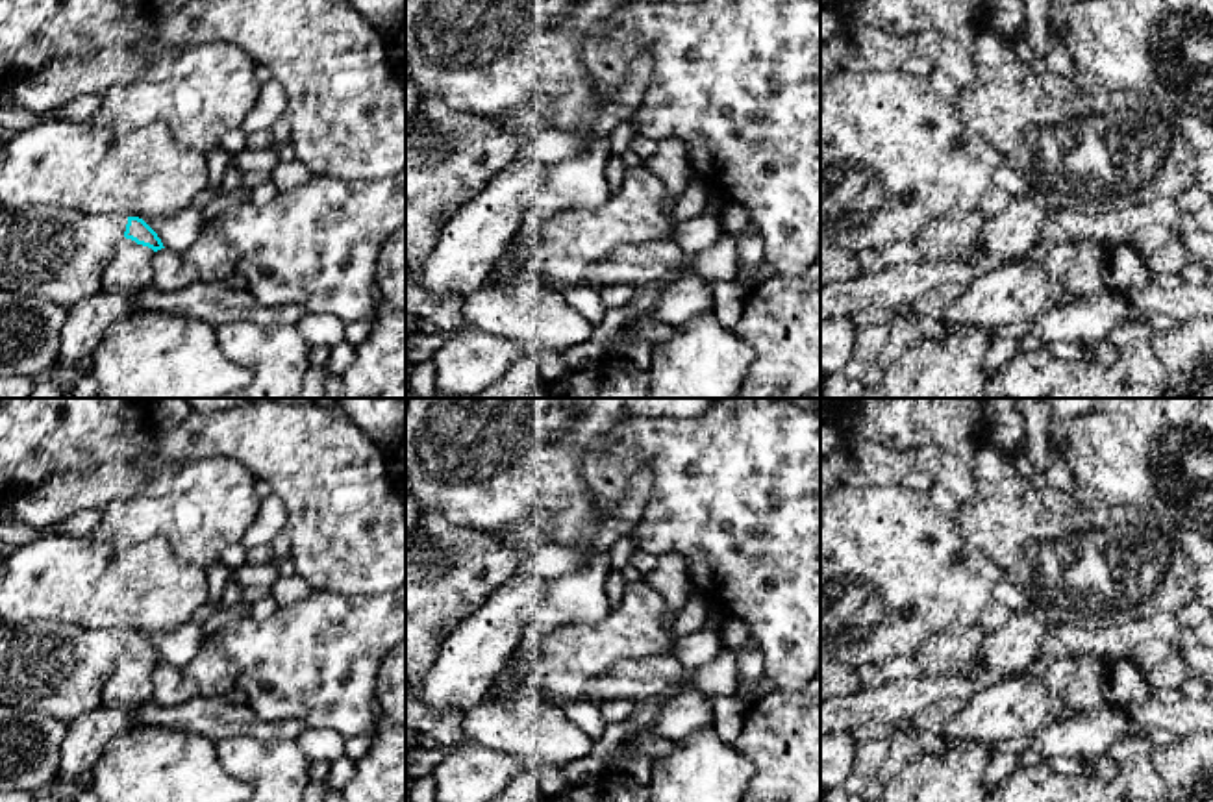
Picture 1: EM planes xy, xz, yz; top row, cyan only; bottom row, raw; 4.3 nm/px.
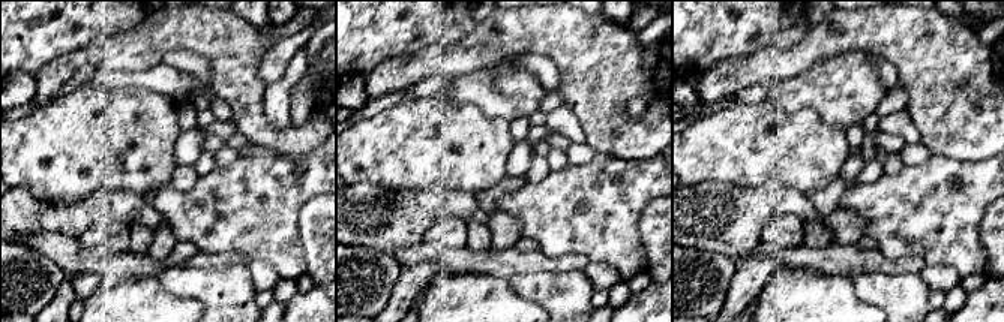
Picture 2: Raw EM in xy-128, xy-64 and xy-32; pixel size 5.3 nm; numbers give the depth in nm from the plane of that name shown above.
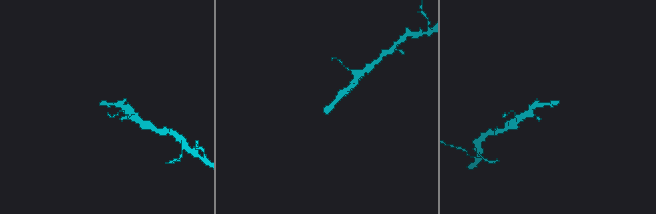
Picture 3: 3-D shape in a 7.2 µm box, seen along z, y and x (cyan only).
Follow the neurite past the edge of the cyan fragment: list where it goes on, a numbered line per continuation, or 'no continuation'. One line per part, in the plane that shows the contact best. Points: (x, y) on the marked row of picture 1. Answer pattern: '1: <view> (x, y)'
1: xy (60, 254)

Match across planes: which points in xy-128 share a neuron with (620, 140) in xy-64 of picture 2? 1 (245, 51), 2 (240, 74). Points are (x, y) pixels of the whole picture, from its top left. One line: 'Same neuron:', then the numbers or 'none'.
Same neuron: 1, 2

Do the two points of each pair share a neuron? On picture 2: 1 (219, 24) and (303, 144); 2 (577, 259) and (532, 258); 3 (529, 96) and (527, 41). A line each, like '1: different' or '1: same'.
1: same
2: same
3: different

